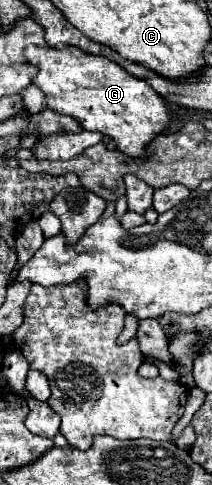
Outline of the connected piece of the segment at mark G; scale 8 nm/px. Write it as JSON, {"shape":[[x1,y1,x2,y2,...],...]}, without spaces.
{"shape":[[44,47,44,49,28,49,28,61,32,61,32,65,38,67,34,85,46,93,46,101,52,111,76,119,82,125,82,129,86,129,86,131,98,131,102,135,108,135,116,143,116,149,132,159,144,157,148,143,152,143,154,137,158,137,160,133,164,133,170,127,172,115,170,115,164,99,146,81,130,75,124,67,120,67,118,63,114,63,102,55,80,53,80,49,76,49,76,47,72,47,72,49]]}

